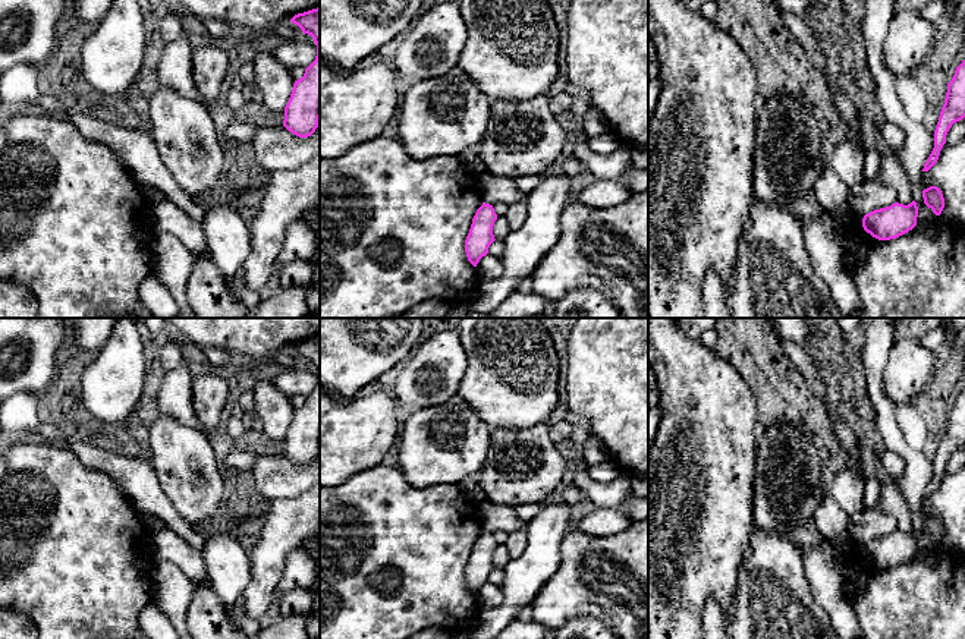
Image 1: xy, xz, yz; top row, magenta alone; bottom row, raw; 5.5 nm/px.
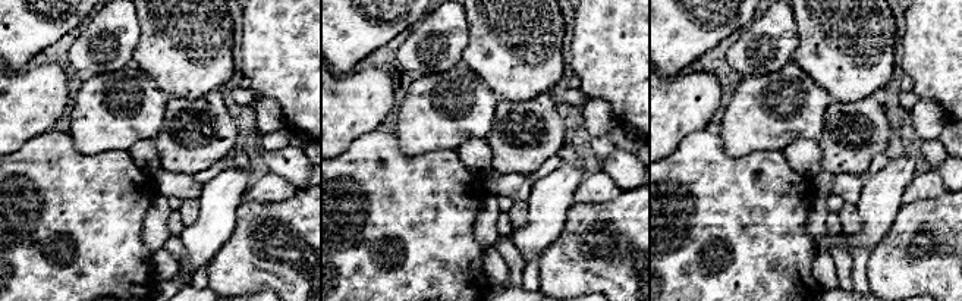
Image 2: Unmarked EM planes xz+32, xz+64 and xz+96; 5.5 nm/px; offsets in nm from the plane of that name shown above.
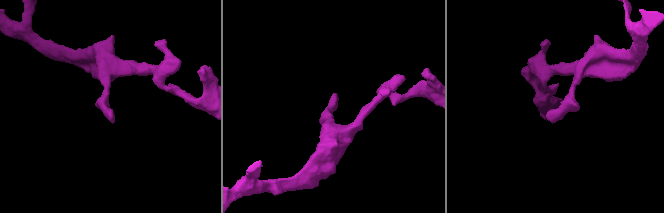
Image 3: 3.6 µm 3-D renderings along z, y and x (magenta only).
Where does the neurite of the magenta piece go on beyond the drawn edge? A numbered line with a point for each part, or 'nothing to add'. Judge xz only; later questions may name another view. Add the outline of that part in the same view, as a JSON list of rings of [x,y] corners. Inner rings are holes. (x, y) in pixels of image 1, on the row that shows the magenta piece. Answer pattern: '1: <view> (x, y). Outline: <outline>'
nothing to add

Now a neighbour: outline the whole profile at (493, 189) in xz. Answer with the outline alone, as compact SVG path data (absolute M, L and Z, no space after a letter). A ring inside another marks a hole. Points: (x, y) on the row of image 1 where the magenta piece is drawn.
M485 171L477 177L477 182L485 204L503 202L509 205L526 199L526 195L516 188L515 180L510 177L497 177Z

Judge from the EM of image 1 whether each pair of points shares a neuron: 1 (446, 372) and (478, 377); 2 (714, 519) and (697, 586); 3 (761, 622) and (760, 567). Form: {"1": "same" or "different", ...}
{"1": "different", "2": "same", "3": "same"}

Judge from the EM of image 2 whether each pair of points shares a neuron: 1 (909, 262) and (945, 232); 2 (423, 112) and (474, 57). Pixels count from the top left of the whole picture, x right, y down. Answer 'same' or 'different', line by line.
1: same
2: different

